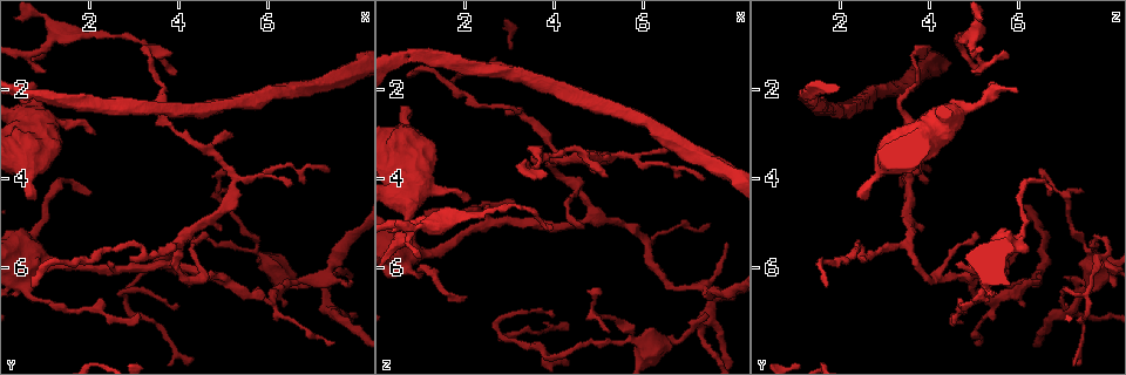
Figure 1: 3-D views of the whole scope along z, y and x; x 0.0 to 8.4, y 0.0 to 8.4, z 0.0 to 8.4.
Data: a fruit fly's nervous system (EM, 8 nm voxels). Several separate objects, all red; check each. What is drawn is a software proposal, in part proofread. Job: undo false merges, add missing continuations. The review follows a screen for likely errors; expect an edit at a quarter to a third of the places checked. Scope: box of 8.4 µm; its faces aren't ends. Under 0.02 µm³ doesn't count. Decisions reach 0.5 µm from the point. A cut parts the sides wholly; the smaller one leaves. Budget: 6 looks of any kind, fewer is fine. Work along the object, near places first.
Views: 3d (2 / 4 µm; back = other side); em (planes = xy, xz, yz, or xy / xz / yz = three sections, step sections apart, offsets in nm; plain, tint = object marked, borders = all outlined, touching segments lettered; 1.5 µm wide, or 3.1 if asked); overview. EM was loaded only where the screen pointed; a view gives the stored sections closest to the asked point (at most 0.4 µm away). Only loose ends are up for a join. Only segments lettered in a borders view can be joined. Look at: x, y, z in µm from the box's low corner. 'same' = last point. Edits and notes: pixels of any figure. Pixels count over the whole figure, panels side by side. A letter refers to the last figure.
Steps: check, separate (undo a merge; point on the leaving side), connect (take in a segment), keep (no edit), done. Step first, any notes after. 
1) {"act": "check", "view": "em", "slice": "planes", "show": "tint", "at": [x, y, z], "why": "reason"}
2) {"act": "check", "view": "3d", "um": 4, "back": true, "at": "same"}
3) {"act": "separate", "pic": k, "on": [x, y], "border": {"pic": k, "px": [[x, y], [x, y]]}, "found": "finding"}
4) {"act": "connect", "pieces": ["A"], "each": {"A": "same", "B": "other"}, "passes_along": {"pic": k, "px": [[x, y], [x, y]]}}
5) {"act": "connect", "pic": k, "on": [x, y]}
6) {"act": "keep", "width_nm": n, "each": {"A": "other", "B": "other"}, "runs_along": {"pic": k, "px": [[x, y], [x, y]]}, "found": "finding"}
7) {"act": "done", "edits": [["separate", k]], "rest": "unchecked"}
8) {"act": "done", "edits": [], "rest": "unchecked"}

{"act": "check", "view": "em", "slice": "planes", "show": "tint", "at": [2.85, 6.75, 7.55], "why": "sharp bend"}

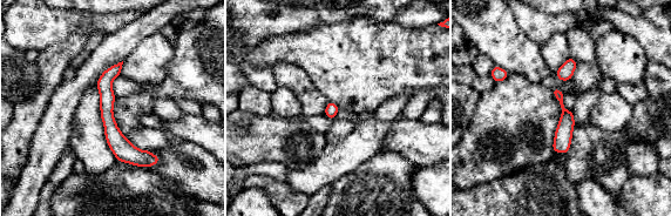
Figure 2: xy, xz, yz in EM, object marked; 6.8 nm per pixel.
{"act": "check", "view": "em", "slice": "planes", "show": "borders", "at": "same", "why": "what lies round it"}

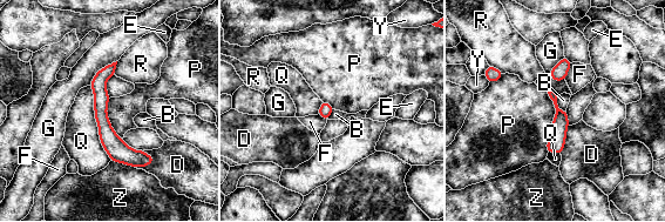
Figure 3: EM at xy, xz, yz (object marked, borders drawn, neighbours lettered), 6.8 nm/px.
{"act": "keep", "each": {"B": "other", "D": "other", "E": "other", "F": "other", "G": "other", "P": "other", "Q": "other", "R": "other", "Y": "other", "Z": "other"}, "found": "continuous, no second cell"}

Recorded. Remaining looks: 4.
{"act": "check", "view": "3d", "um": 2, "at": [6.75, 6.40, 7.65], "why": "calibre changes"}

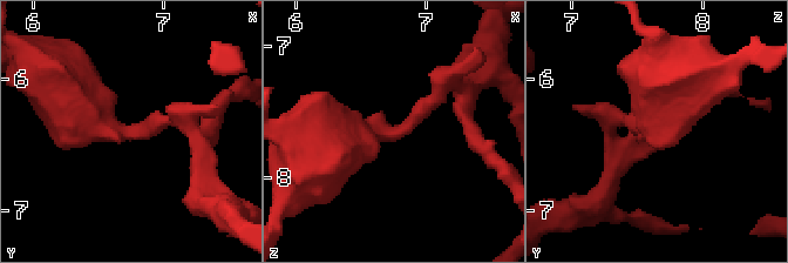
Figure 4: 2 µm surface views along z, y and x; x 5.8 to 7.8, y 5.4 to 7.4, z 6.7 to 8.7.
{"act": "check", "view": "em", "slice": "yz", "step": 8, "show": "tint", "at": [6.80, 6.42, 7.66], "arm_widths_nm": [160, 550], "why": "shape alone is not enough"}

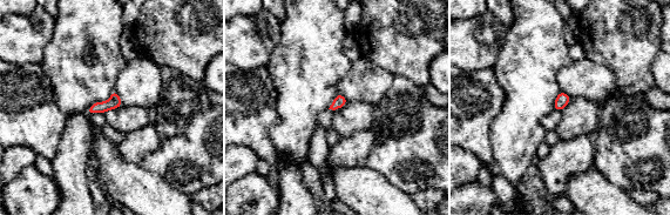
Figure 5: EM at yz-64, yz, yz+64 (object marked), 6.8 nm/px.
{"act": "check", "view": "em", "slice": "planes", "show": "borders", "at": "same", "why": "another direction"}

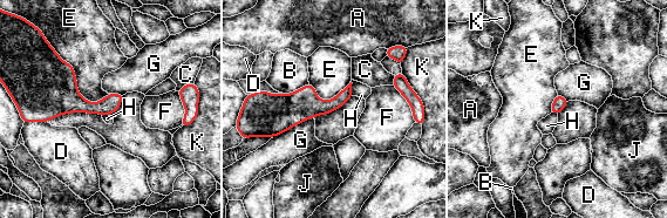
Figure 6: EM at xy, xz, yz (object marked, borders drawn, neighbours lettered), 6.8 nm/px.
{"act": "keep", "width_nm": 90, "longest_contact_nm": ["E", 500], "each": {"A": "other", "B": "other", "C": "other", "D": "other", "E": "other", "F": "other", "G": "other", "H": "other", "J": "other", "K": "other"}, "found": "one cell here"}

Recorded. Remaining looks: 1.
{"act": "done", "edits": [], "rest": "unchecked"}

